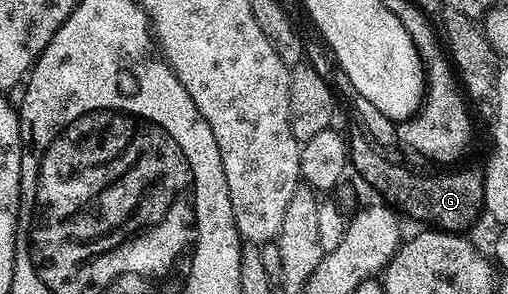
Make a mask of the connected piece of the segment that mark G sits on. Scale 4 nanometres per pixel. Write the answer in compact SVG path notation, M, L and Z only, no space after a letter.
M351 131L348 136L349 167L355 168L362 175L363 182L368 187L375 188L382 195L379 197L389 204L395 212L403 217L411 216L412 219L422 223L419 225L429 226L439 232L457 232L459 234L469 233L468 230L477 222L478 215L483 215L486 202L486 182L481 171L473 172L470 168L459 167L457 170L439 171L442 172L439 176L421 176L420 173L413 172L412 169L405 168L402 164L393 164L386 157L388 156L387 153L375 147L361 131L353 132Z

